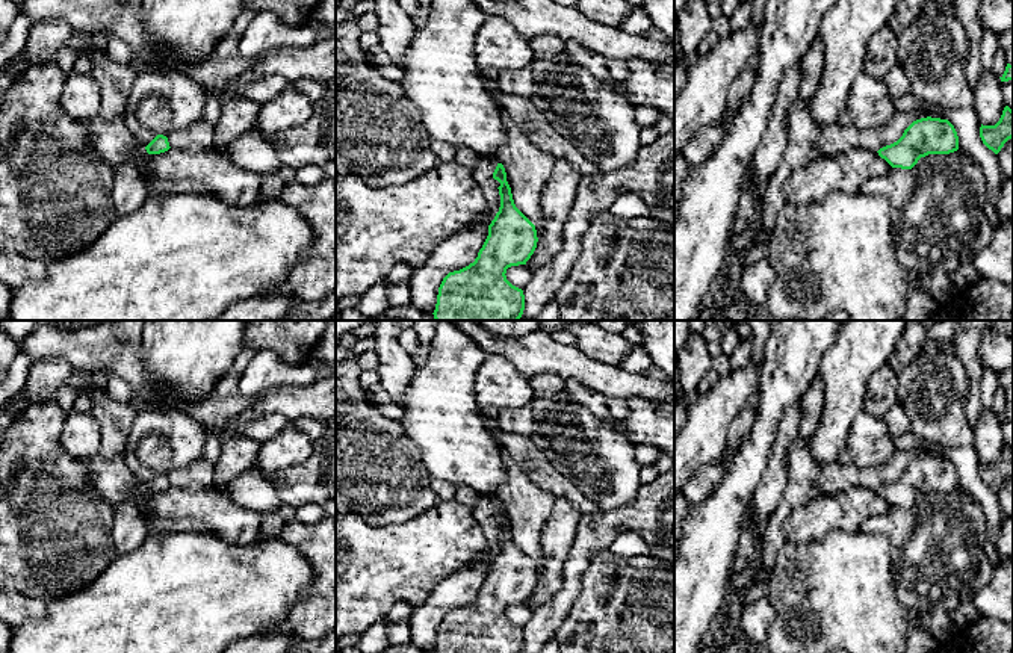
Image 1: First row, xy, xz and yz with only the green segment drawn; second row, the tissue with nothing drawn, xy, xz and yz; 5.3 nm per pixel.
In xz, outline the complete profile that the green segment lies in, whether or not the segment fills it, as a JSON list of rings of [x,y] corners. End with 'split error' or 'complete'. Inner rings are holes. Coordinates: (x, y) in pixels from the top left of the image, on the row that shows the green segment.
[[[497,163],[493,178],[500,183],[500,207],[488,225],[488,236],[478,252],[478,257],[469,266],[449,272],[437,295],[434,310],[435,320],[519,320],[525,310],[523,290],[506,280],[506,269],[526,265],[537,248],[535,225],[516,207],[511,187],[506,181],[506,172],[502,163]]]; complete

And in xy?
[[[157,135],[147,147],[147,153],[148,154],[160,154],[160,153],[165,153],[168,151],[171,147],[169,147],[169,142],[168,142],[168,138],[163,136],[163,135]]]; complete

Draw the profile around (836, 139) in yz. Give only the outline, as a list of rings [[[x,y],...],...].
[[[939,106],[933,112],[921,109],[898,112],[891,122],[868,130],[842,124],[827,125],[822,128],[813,148],[818,153],[818,159],[836,157],[848,153],[854,147],[878,151],[880,148],[897,142],[913,121],[927,116],[948,119],[948,109]]]

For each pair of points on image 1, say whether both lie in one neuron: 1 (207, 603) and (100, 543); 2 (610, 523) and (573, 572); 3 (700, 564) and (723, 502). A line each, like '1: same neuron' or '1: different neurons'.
1: different neurons
2: same neuron
3: same neuron

